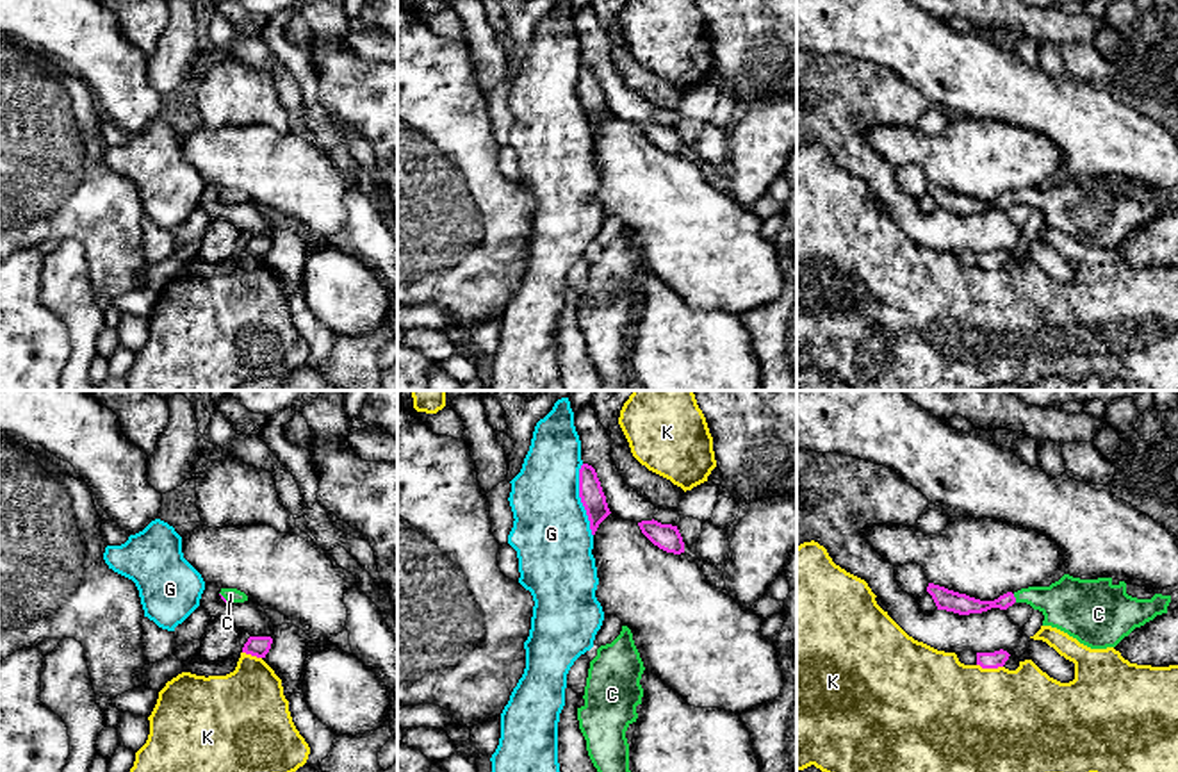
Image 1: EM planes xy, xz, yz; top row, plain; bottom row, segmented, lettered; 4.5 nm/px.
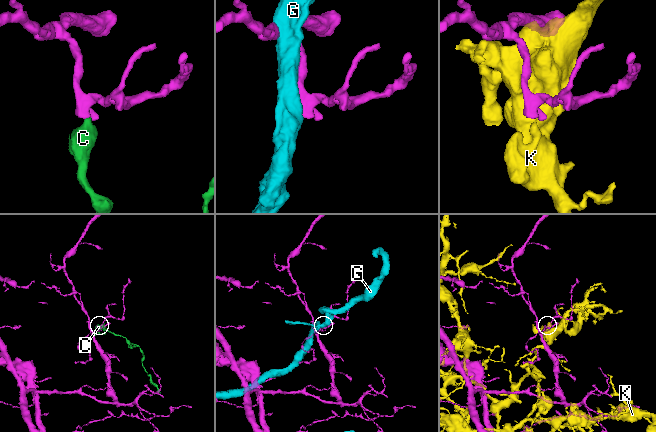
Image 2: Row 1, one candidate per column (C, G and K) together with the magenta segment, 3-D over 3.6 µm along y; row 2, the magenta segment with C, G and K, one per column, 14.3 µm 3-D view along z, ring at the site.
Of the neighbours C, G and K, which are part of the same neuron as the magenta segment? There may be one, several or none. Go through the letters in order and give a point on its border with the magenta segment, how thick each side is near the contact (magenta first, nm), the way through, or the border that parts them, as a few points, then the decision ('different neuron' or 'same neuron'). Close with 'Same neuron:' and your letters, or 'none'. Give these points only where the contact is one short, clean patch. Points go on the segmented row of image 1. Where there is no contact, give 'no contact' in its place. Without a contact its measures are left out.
C: yz (1014, 598) | 100/240 nm | across yz (959, 603), (993, 605), (1014, 598), (1043, 598), (1070, 603) | same neuron
G: xz (581, 500) | 110/360 nm | different neuron
K: yz (989, 667) | 80/480 nm | different neuron
Same neuron: C

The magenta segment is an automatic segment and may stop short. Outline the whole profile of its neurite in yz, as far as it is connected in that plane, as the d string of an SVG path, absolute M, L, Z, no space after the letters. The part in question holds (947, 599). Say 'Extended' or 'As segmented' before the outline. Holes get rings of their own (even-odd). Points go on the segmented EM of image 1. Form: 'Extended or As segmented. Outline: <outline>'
Extended. Outline: M1069 574L1050 587L1007 592L994 601L980 601L934 583L928 583L927 592L937 610L959 615L1027 603L1044 615L1043 626L1057 628L1091 649L1116 647L1135 628L1167 613L1171 603L1171 595L1162 594L1151 599L1132 597L1126 583L1114 585L1112 578L1080 579Z

